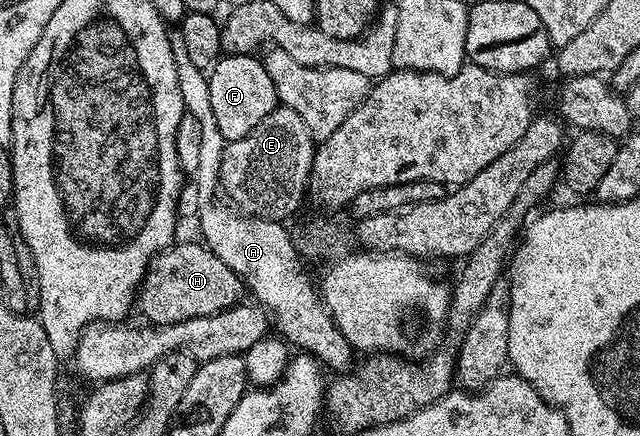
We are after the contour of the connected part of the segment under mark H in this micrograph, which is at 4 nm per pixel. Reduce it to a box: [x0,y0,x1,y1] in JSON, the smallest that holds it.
[136,240,244,325]

